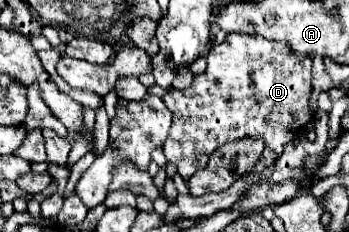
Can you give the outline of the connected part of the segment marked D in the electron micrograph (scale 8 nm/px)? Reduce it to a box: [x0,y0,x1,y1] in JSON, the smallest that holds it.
[162,33,314,183]

